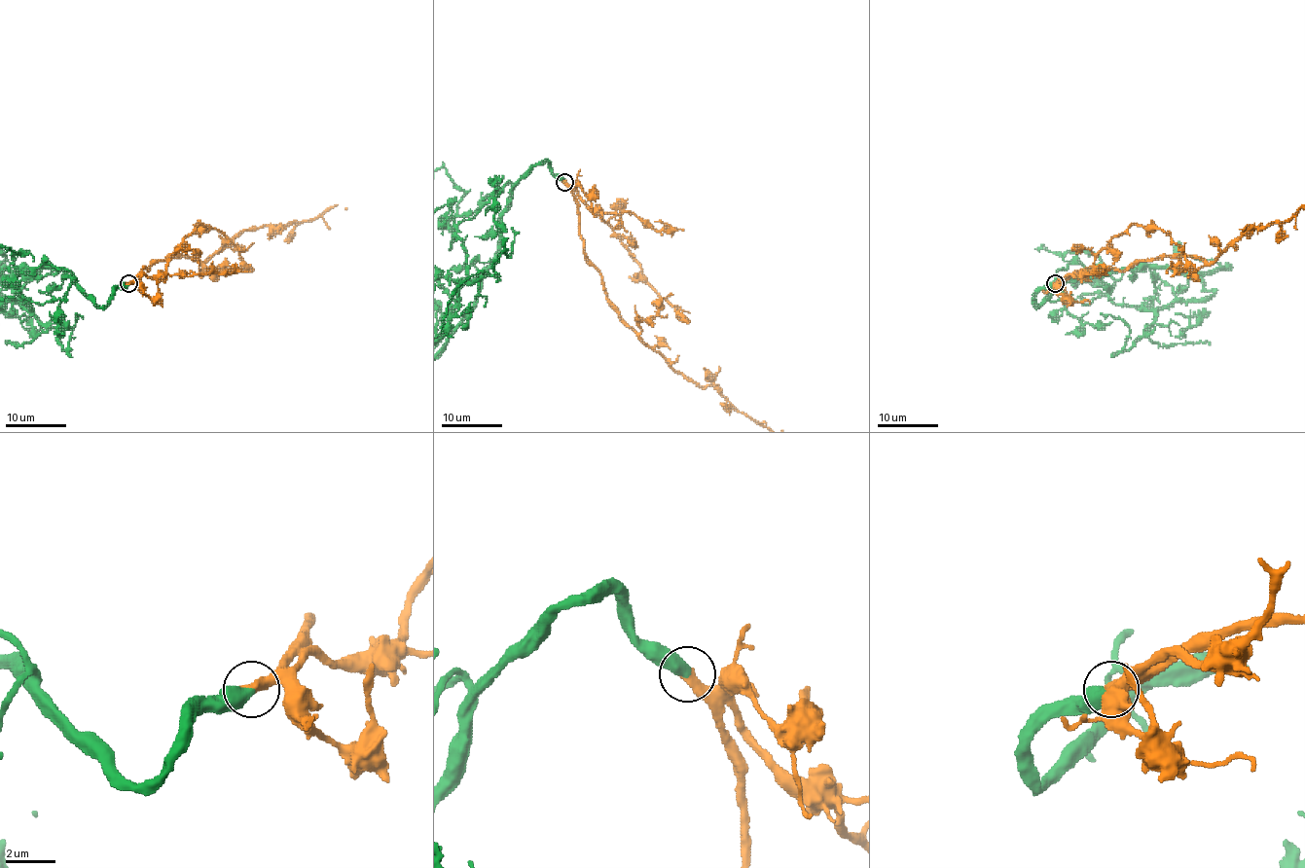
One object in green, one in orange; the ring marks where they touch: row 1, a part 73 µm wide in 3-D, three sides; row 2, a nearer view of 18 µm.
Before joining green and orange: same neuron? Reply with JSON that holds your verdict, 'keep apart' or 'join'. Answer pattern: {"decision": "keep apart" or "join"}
{"decision": "join"}

